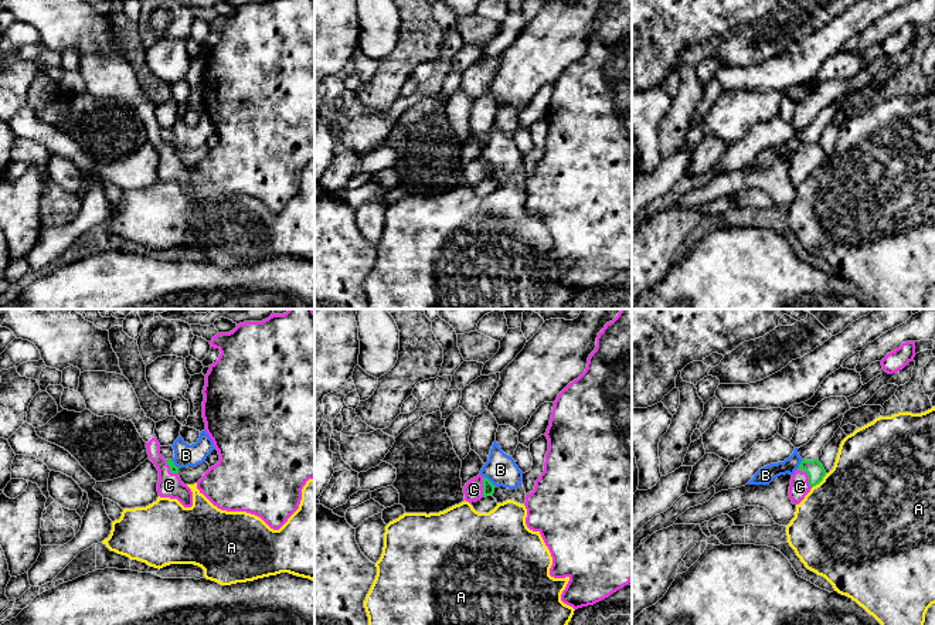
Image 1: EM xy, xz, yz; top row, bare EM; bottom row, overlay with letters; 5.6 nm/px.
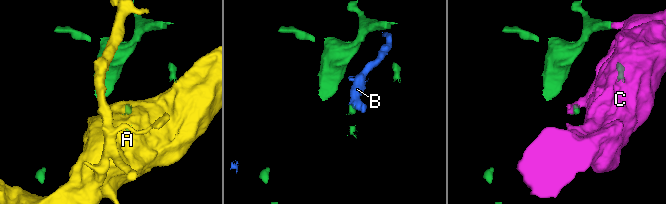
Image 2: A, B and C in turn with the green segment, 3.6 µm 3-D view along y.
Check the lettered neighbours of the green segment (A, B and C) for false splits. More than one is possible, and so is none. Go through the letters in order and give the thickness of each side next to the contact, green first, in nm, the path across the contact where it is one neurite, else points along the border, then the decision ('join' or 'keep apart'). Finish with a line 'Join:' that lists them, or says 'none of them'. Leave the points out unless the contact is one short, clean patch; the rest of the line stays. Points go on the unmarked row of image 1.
A: calibres 100 and 500 nm; keep apart
B: calibres 60 and 180 nm; border xz (483, 158), (496, 169); keep apart
C: calibres 100 and 110 nm; join
Join: C

